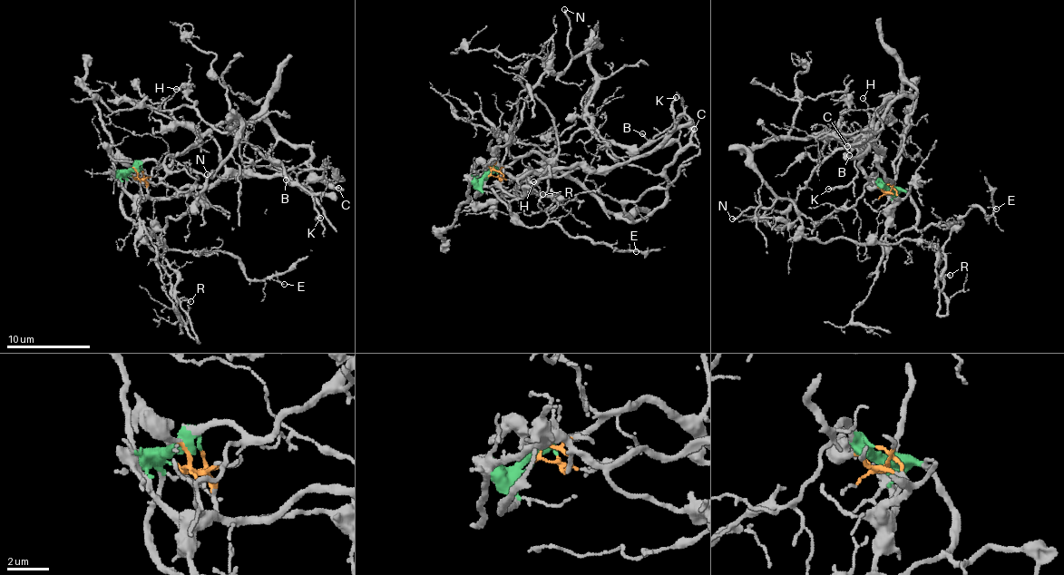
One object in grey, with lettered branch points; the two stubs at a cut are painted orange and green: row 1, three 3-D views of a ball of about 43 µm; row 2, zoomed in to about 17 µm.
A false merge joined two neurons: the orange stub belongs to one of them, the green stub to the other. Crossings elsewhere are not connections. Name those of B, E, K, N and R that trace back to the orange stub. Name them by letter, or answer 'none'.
B, K, N

